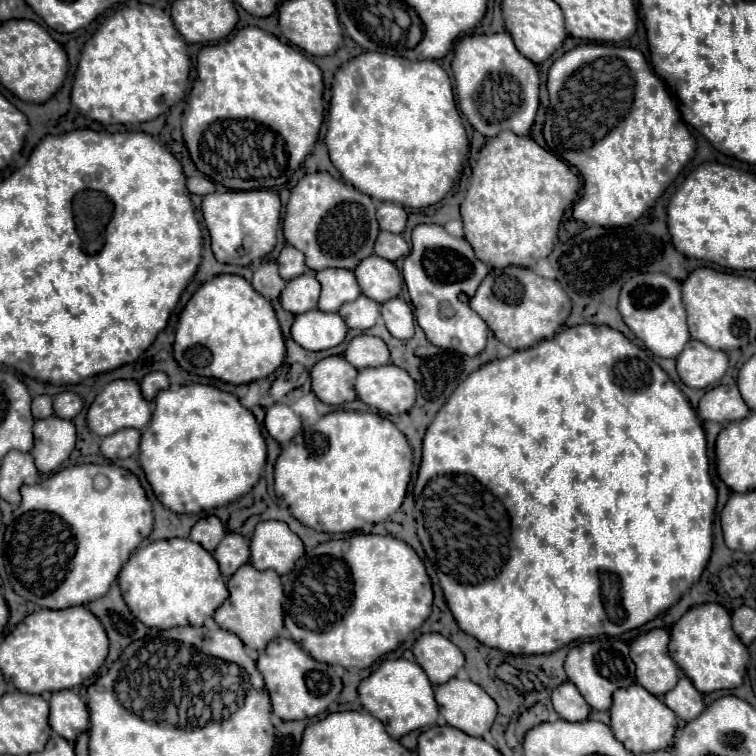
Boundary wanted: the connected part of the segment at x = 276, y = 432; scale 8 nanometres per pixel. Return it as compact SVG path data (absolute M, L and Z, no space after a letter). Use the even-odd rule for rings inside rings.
M276 403L266 411L264 425L270 437L274 437L282 447L290 443L290 439L302 429L300 417L288 405L282 405L282 403Z

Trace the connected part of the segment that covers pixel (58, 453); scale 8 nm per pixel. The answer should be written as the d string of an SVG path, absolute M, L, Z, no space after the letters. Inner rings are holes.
M56 415L38 419L34 423L34 449L32 457L42 475L56 471L76 447L76 427L70 419Z

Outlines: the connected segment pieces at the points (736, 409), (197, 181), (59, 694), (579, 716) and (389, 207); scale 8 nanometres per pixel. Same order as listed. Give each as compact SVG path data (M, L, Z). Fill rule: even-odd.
M718 385L710 389L698 405L698 415L708 421L718 421L718 423L730 423L744 419L750 413L748 405L744 403L738 385Z
M188 177L188 191L196 195L208 195L214 193L214 183L208 177Z
M72 689L54 691L50 699L50 727L64 739L74 741L82 731L88 729L88 707L78 693Z
M564 681L552 691L552 703L554 711L566 721L584 721L590 713L588 703L584 701L576 685L570 681Z
M380 203L376 217L380 219L380 227L392 233L402 233L408 221L408 213L398 203Z

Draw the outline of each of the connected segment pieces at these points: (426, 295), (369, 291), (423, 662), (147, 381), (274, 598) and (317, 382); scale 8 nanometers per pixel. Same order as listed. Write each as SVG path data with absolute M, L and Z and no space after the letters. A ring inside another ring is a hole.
M422 223L412 231L412 251L404 259L404 281L410 293L410 301L416 311L418 325L426 333L428 341L436 347L456 351L462 355L478 355L486 347L488 325L470 309L468 299L476 293L482 279L488 275L488 265L480 261L464 237L452 237L444 227ZM448 303L454 311L452 317L440 315L440 305Z
M378 255L364 259L364 263L354 269L354 273L362 293L378 303L398 297L402 289L402 275L394 267L394 263Z
M424 633L412 647L418 665L426 671L432 685L444 685L456 677L464 665L462 651L440 633Z
M154 371L154 373L148 373L142 381L140 381L140 389L144 391L144 399L148 401L154 401L158 391L164 391L170 387L170 381L168 381L168 375L162 373L162 371Z
M250 563L240 567L230 579L228 579L228 591L230 597L222 603L222 607L216 609L214 621L226 629L232 631L242 639L242 643L248 649L262 651L284 627L284 615L282 615L282 583L276 571L256 571Z
M332 355L318 361L310 375L312 391L320 401L328 405L342 405L356 399L354 379L358 371L342 355Z

